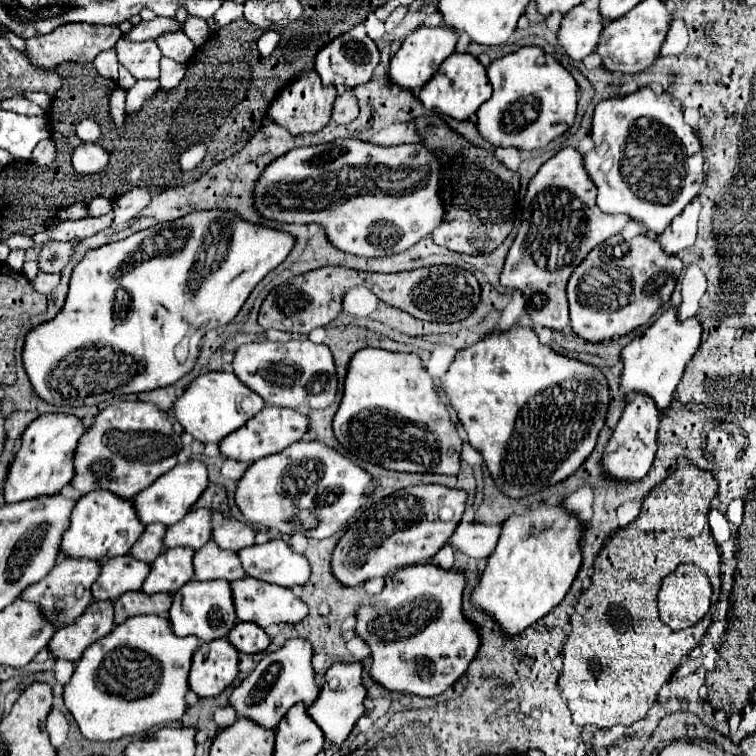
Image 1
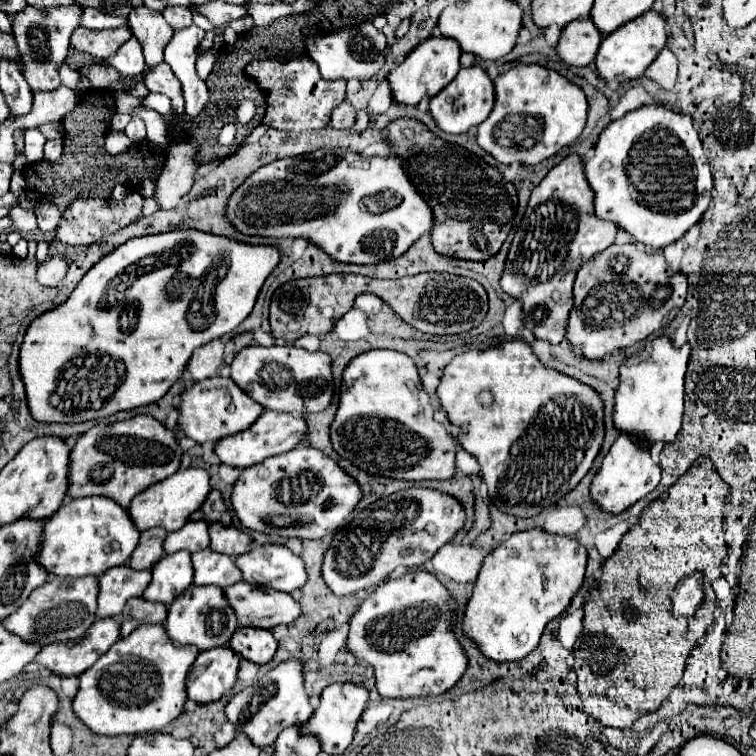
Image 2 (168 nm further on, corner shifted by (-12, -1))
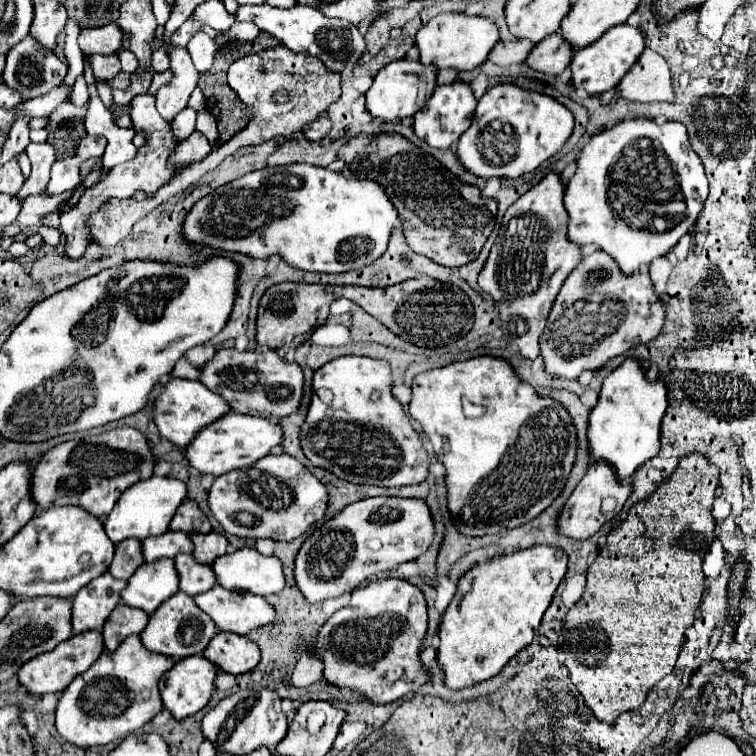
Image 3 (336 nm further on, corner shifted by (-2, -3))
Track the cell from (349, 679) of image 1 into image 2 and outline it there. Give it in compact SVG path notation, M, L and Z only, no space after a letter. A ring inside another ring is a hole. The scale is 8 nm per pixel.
M334 683L330 687L326 687L320 695L320 707L312 713L312 717L302 725L300 733L302 735L314 735L320 741L320 747L324 753L330 755L340 755L346 751L346 747L352 743L354 731L356 731L356 723L366 707L368 701L368 691L364 687L356 687L350 683Z

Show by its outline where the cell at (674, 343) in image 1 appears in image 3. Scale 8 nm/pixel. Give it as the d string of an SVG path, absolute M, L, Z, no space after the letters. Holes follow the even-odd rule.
M628 357L602 383L598 405L590 411L590 455L614 465L618 479L626 481L634 471L660 451L660 425L668 409L668 387L662 379L650 381L636 357Z

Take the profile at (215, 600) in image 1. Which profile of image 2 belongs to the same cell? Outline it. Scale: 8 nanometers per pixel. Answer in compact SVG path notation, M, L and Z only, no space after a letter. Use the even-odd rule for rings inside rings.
M206 585L206 587L188 587L176 601L170 603L168 607L168 617L164 621L166 635L178 643L178 645L194 645L200 651L212 649L212 647L226 647L232 633L236 631L236 615L230 609L224 593L216 585Z

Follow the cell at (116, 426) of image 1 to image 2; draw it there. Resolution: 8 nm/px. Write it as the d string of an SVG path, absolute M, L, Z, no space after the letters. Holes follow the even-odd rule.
M136 415L112 425L96 425L82 433L70 449L66 495L72 499L102 495L126 509L140 491L176 473L180 459L182 449L174 433L150 415Z

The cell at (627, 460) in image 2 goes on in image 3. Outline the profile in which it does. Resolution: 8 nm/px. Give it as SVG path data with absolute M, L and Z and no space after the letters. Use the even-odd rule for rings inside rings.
M604 461L592 463L560 513L560 523L558 523L560 533L574 539L592 537L606 521L610 521L622 509L630 493L632 493L632 481L622 483L614 467L610 467L610 463L604 463Z

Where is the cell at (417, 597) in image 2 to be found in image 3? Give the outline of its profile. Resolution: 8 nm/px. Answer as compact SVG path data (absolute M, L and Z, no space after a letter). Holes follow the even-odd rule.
M388 577L354 589L350 605L324 623L310 649L322 655L328 683L356 689L372 703L392 703L432 679L430 669L420 661L426 631L428 607L420 587Z

